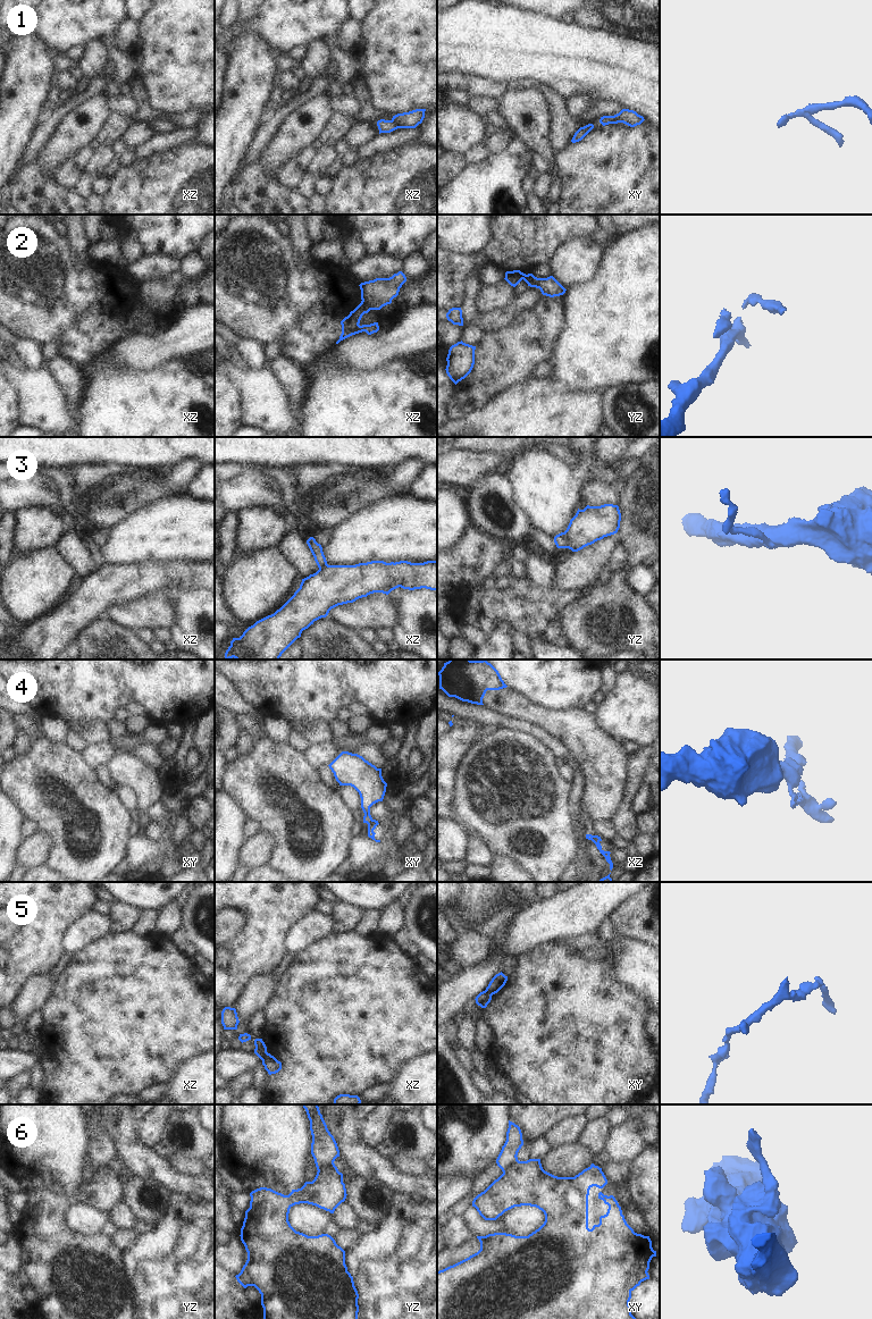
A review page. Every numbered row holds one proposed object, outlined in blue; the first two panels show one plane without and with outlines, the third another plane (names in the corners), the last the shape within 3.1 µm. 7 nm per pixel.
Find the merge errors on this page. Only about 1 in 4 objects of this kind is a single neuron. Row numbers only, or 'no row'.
1, 2, 3, 4, 5, 6

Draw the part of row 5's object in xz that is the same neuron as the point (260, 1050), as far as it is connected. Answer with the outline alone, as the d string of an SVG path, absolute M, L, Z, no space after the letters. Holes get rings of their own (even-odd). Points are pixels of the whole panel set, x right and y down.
M255 1039L254 1045L254 1053L262 1060L265 1056L268 1053L265 1042L262 1041L262 1039Z

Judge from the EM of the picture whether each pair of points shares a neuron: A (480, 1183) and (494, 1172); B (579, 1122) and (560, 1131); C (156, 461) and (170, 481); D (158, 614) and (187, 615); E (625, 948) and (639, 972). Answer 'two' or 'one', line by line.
A: one
B: one
C: two
D: two
E: one

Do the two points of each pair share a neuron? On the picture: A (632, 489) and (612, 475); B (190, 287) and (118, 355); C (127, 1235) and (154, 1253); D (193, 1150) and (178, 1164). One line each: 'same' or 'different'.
A: different
B: different
C: different
D: different

